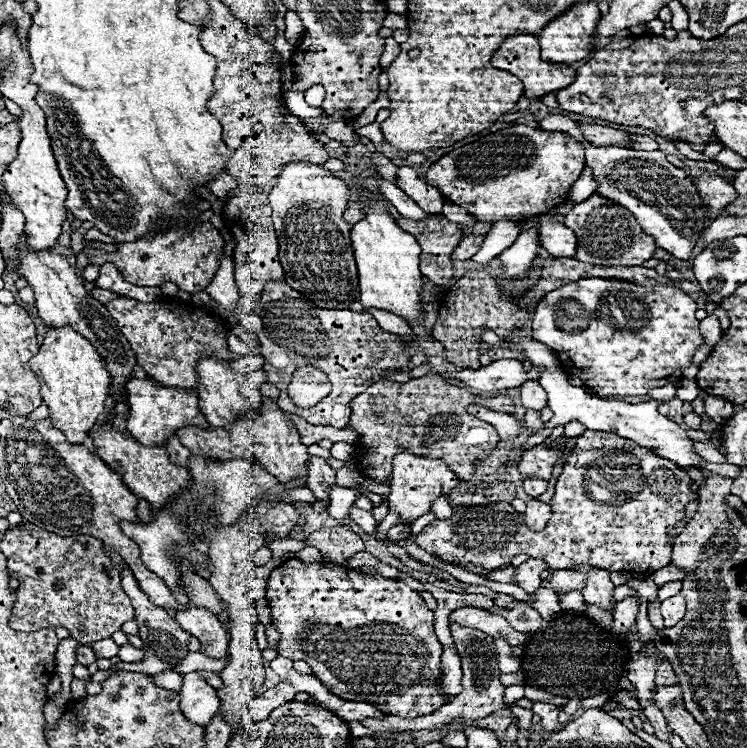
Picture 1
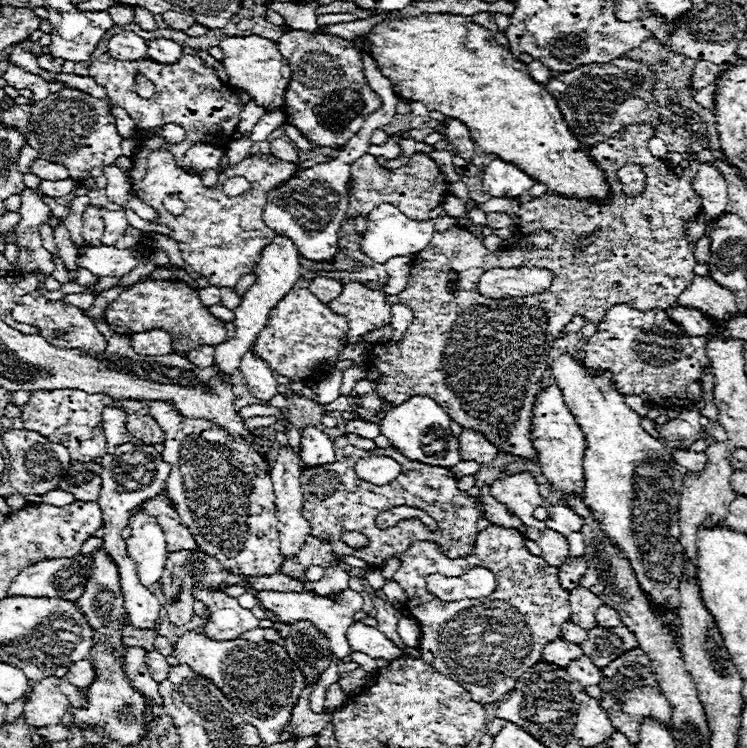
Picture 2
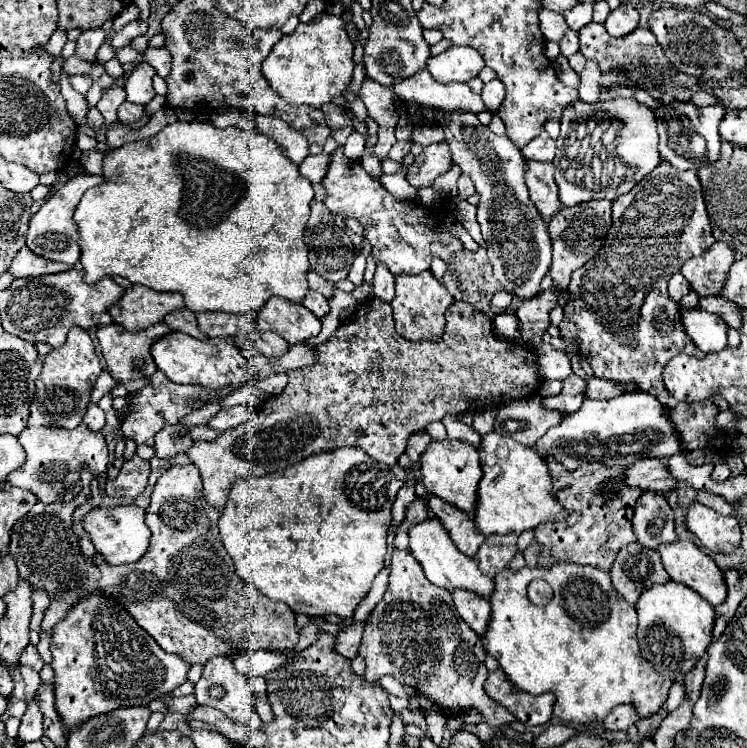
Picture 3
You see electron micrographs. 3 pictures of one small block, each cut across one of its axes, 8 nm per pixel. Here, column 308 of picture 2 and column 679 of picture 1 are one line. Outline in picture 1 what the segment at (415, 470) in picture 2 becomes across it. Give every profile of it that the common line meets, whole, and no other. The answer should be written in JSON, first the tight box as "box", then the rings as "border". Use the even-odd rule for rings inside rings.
{"box":[410,430,698,576],"border":[[[586,430],[574,440],[574,448],[566,456],[564,472],[558,478],[554,498],[550,500],[552,518],[548,520],[546,530],[532,532],[524,524],[522,514],[516,514],[510,504],[498,502],[478,506],[474,510],[454,510],[448,520],[430,522],[416,538],[410,540],[422,550],[440,556],[442,560],[456,562],[474,574],[510,566],[510,560],[516,554],[530,554],[532,558],[544,560],[552,570],[574,570],[578,564],[586,564],[610,572],[622,570],[630,574],[652,576],[652,572],[670,564],[672,538],[668,538],[668,528],[684,520],[684,508],[692,500],[698,500],[698,488],[694,486],[692,478],[674,462],[656,458],[656,454],[648,454],[648,450],[628,442],[626,438],[616,438],[616,434]]]}

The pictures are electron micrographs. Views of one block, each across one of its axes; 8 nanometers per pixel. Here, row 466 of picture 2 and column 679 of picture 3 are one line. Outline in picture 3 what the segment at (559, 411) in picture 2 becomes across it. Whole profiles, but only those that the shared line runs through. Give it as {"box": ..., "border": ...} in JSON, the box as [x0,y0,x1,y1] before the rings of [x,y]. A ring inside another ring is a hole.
{"box":[658,540,728,606],"border":[[[676,540],[672,544],[664,544],[658,548],[658,552],[668,576],[674,582],[686,584],[712,606],[718,606],[726,600],[728,588],[724,572],[692,540]]]}

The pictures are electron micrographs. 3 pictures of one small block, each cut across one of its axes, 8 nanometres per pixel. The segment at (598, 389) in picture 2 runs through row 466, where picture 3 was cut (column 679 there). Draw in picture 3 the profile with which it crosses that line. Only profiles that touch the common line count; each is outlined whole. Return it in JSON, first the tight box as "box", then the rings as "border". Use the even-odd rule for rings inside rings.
{"box":[636,582,714,680],"border":[[[668,582],[648,588],[636,602],[638,610],[638,644],[642,656],[656,668],[656,672],[670,680],[682,680],[708,650],[714,628],[714,608],[704,604],[690,588]]]}

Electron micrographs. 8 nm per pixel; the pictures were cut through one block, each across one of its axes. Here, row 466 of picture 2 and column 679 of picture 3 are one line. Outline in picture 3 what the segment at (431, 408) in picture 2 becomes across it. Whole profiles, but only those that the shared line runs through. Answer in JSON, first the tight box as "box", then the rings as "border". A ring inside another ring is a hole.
{"box":[536,392,682,470],"border":[[[628,392],[610,400],[584,400],[576,412],[566,414],[560,424],[552,426],[538,444],[536,450],[542,456],[552,456],[568,470],[576,470],[578,462],[628,466],[640,458],[670,458],[682,452],[664,408],[660,410],[660,402],[646,392]]]}

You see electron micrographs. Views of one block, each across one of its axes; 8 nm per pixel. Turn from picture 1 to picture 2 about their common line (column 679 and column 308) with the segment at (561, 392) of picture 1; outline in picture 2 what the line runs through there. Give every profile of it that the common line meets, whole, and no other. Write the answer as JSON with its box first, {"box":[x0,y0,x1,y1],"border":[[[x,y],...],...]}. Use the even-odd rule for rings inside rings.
{"box":[300,426,336,466],"border":[[[306,426],[302,430],[300,456],[306,466],[318,466],[318,464],[328,464],[336,460],[330,436],[314,426]]]}

